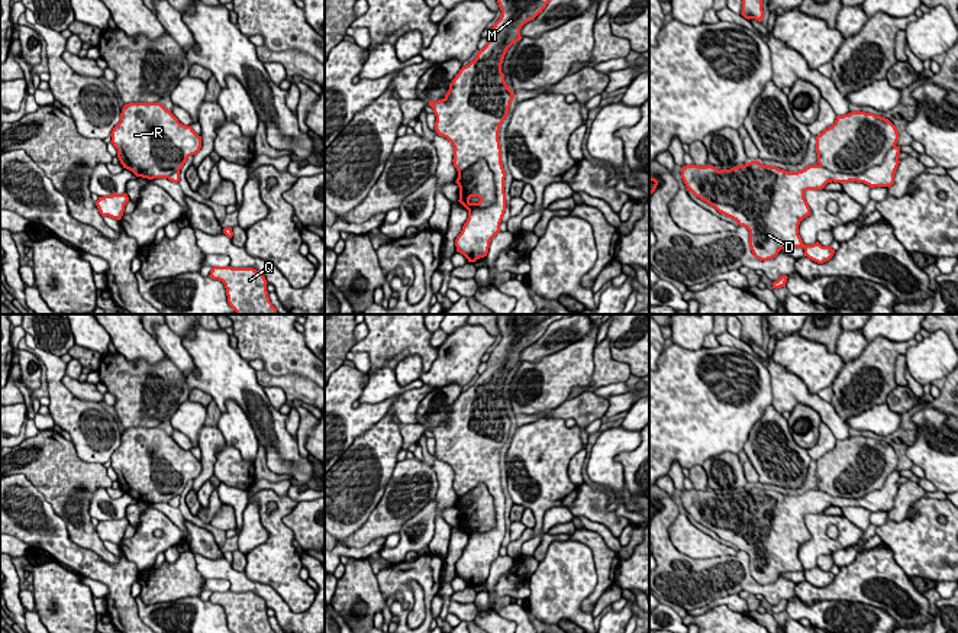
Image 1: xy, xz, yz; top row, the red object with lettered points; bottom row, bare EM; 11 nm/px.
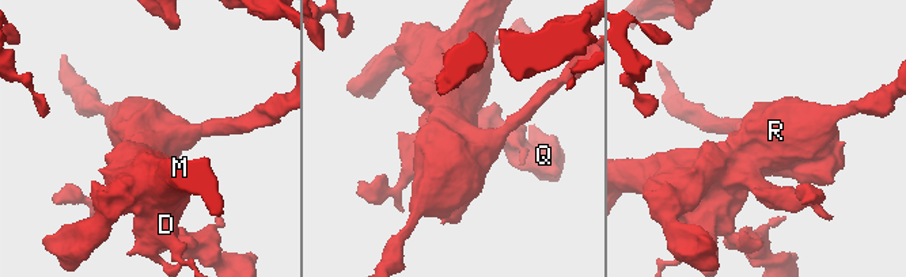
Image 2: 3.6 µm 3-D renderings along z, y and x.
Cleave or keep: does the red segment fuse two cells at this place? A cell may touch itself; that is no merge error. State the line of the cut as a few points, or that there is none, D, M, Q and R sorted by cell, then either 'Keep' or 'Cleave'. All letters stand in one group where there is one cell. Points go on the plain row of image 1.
Split along xz (481, 481), (493, 499), (494, 525), (489, 530), (468, 536). Groups: D M Q / R. Cleave

